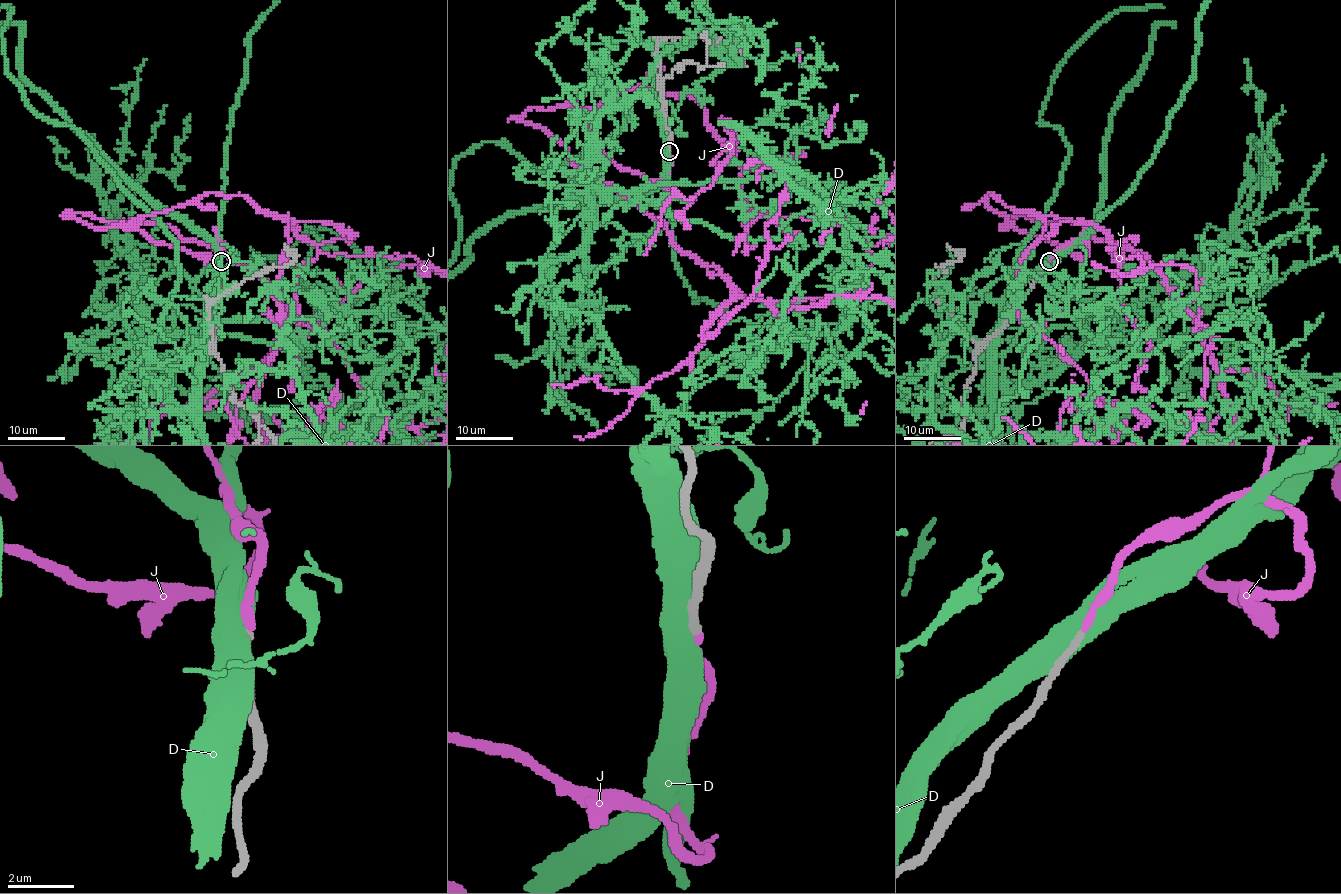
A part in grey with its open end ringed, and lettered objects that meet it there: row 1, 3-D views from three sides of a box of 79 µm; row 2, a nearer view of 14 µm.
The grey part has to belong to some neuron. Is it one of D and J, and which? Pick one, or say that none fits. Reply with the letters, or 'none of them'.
J

